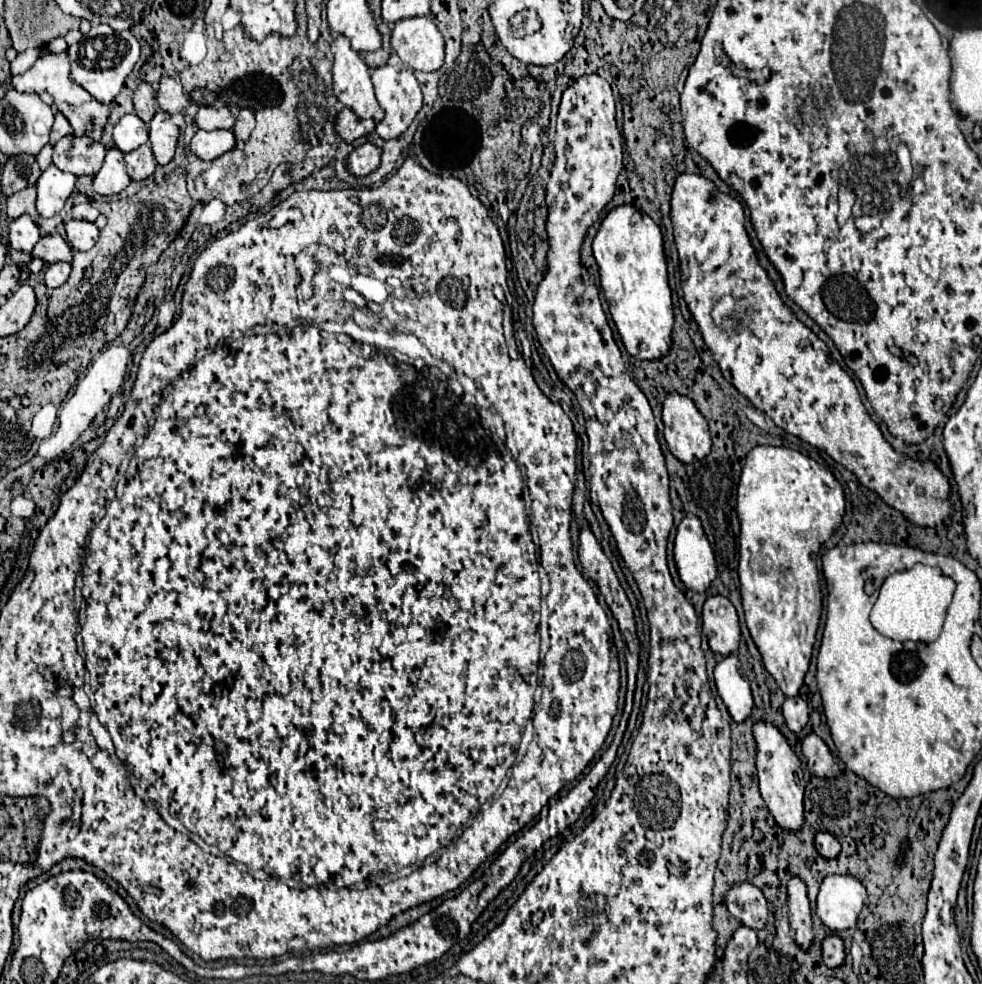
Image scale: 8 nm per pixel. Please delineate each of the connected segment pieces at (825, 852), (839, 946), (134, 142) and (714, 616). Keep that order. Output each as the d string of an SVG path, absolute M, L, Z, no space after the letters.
M819 831L819 833L815 835L815 847L817 847L817 851L819 851L825 859L833 859L833 857L837 857L839 851L841 851L837 839L835 839L831 833L827 833L827 831Z
M827 935L821 943L823 951L823 963L827 967L839 967L845 961L845 951L843 951L843 941L839 935Z
M123 115L115 125L113 139L123 153L131 153L149 141L149 129L137 115Z
M713 595L703 605L703 633L707 635L709 647L725 657L735 653L739 647L741 631L733 603L723 595Z

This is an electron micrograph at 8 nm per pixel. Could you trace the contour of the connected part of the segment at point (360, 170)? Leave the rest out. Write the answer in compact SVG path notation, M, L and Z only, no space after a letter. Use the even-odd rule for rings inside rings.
M367 141L367 143L359 145L359 147L349 155L347 167L349 167L349 171L351 171L353 175L363 177L363 175L373 173L379 163L381 163L381 149L379 149L375 143Z

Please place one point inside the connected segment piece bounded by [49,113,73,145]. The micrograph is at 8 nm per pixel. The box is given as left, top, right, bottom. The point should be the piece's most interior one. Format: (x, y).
(61, 127)

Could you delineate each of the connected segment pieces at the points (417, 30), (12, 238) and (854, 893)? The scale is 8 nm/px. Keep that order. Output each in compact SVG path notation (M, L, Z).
M411 17L397 21L391 45L401 61L419 71L437 71L445 61L443 33L429 21L429 17Z
M21 215L19 219L11 221L11 225L9 225L9 245L15 251L31 253L31 249L35 247L35 243L39 239L41 239L39 227L33 223L33 219L29 215Z
M849 873L829 875L819 887L817 915L829 929L843 931L857 923L865 899L867 889L857 881L857 877Z

